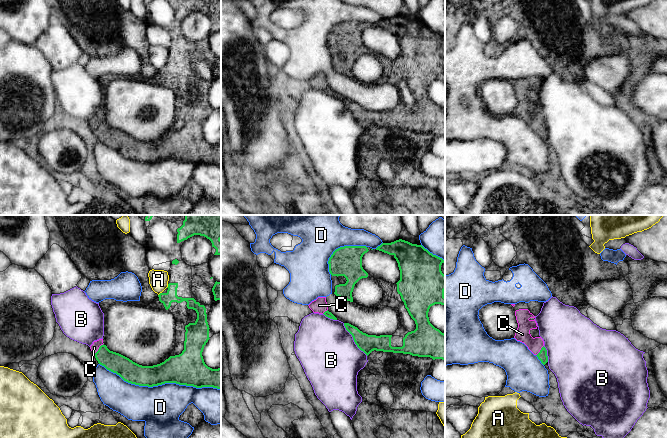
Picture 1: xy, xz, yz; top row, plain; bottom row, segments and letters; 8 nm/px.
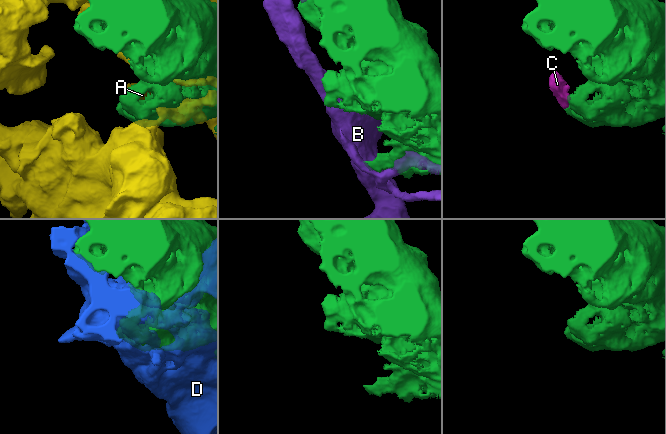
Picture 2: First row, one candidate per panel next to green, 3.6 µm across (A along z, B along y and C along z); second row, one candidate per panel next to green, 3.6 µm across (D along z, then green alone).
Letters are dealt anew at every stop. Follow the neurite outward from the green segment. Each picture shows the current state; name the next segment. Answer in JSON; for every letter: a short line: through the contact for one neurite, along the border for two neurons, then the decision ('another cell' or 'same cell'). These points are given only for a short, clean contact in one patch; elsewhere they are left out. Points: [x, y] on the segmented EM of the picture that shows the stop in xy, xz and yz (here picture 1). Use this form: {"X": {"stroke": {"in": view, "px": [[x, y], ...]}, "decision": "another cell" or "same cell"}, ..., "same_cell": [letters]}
{"A": {"decision": "another cell"}, "B": {"decision": "another cell"}, "C": {"stroke": {"in": "xy", "px": [[112, 361], [98, 349], [94, 347]]}, "decision": "same cell"}, "D": {"decision": "another cell"}, "same_cell": ["C"]}

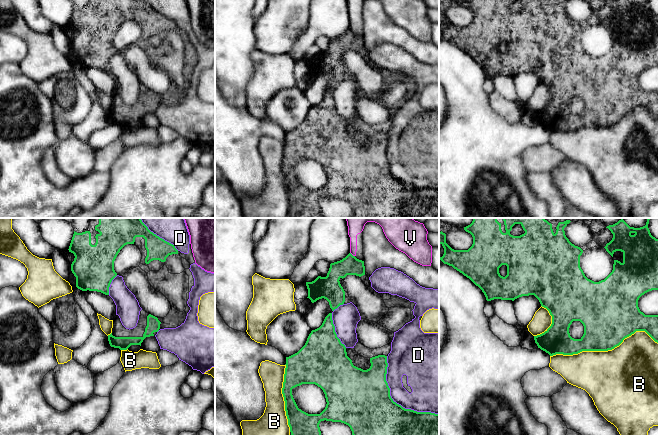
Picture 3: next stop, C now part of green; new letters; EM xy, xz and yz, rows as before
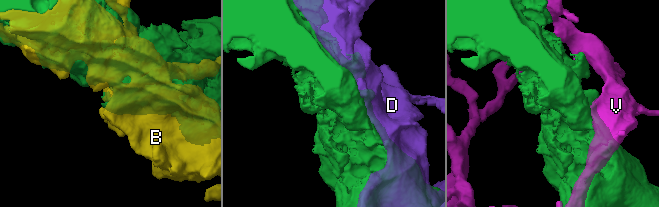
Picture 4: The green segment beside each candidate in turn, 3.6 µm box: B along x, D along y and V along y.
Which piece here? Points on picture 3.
{"B": {"decision": "another cell"}, "D": {"decision": "another cell"}, "V": {"decision": "another cell"}, "same_cell": []}

